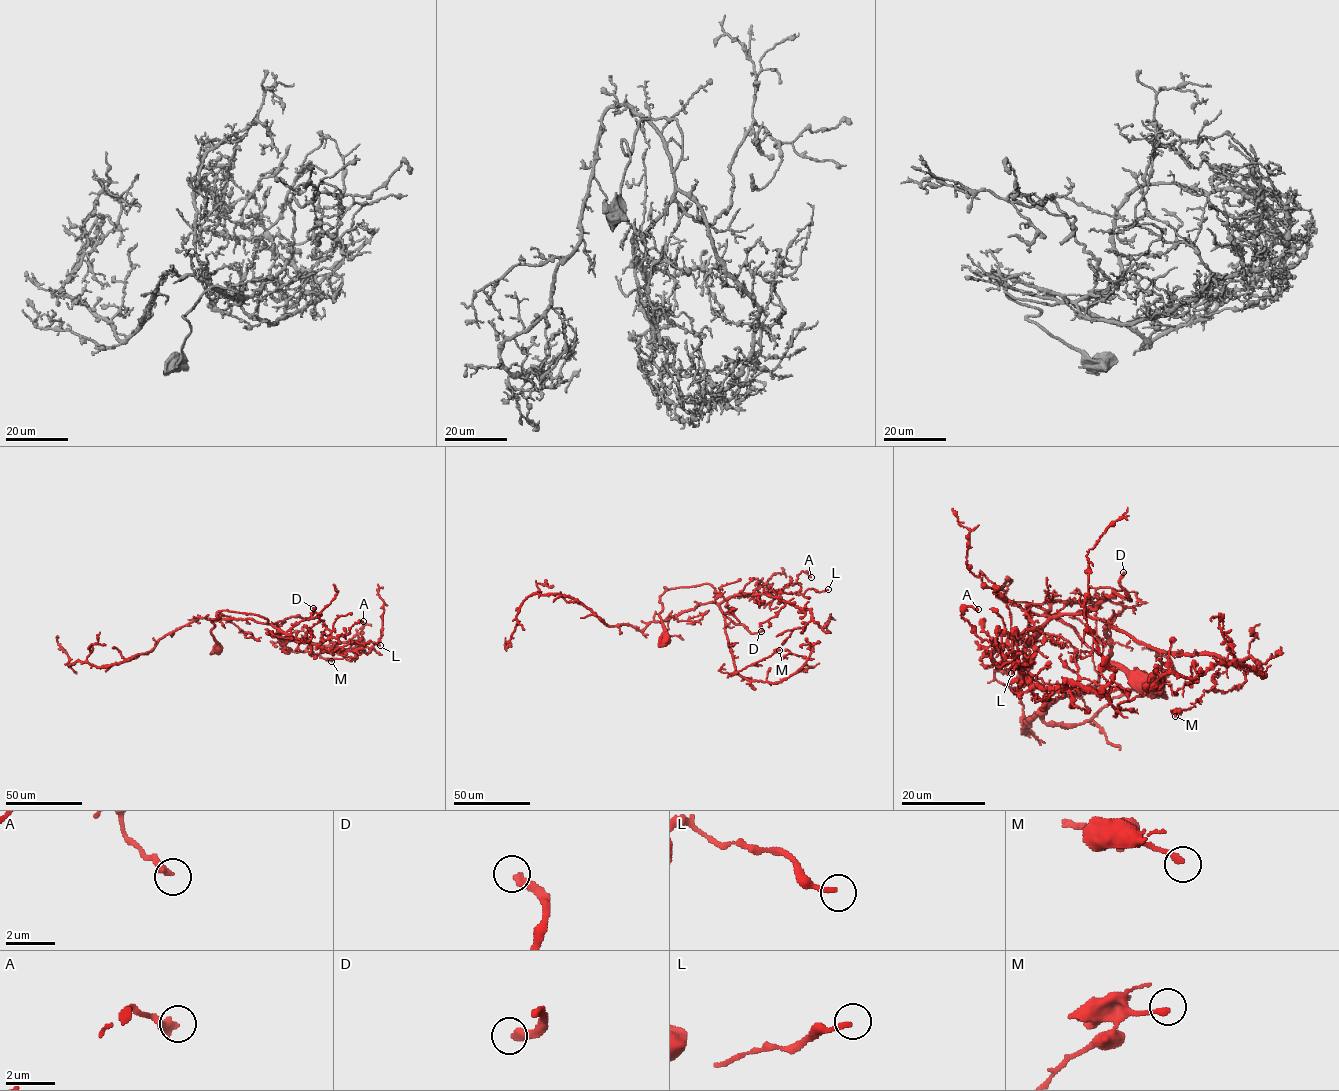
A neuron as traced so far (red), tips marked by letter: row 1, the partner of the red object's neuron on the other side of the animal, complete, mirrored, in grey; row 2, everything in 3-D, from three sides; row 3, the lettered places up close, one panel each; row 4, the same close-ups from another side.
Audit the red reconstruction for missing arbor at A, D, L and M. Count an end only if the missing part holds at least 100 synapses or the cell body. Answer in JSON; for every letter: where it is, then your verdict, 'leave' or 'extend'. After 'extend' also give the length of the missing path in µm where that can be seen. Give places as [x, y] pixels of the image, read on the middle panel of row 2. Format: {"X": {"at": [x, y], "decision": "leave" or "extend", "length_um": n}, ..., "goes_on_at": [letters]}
{"A": {"at": [811, 577], "decision": "leave"}, "D": {"at": [761, 631], "decision": "extend", "length_um": 80}, "L": {"at": [828, 589], "decision": "leave"}, "M": {"at": [779, 650], "decision": "leave"}, "goes_on_at": ["D"]}

